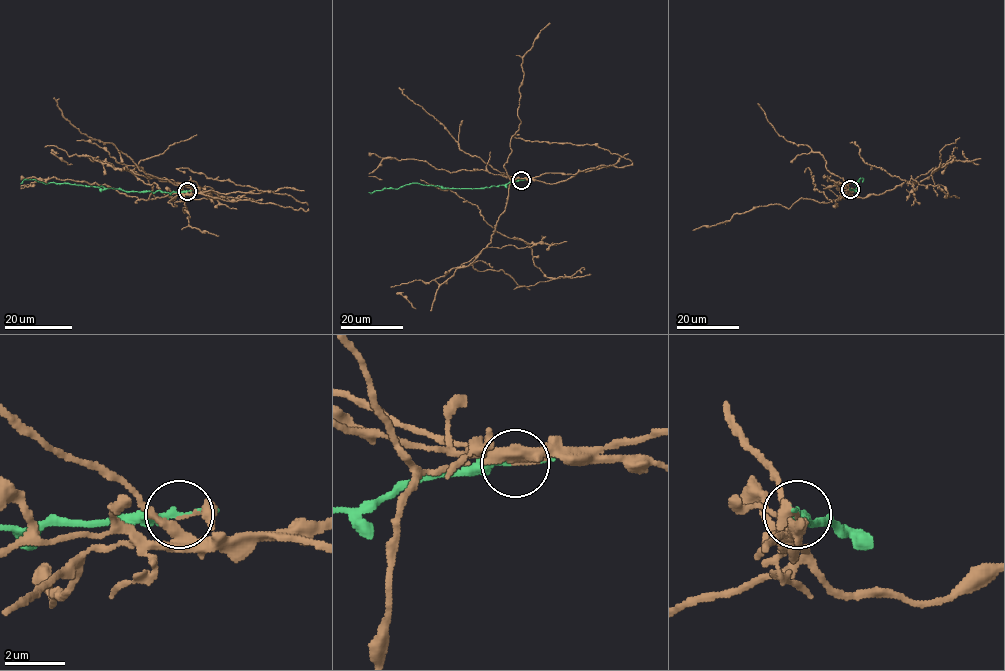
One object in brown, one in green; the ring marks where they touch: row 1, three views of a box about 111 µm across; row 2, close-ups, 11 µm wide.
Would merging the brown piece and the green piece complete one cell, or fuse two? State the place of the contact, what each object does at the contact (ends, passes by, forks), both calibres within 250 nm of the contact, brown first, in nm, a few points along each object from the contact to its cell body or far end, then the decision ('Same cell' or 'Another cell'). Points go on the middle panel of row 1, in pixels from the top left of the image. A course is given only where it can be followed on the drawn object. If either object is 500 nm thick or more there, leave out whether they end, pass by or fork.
Place: (521, 180). At the ring brown ends. At the ring green passes by. Thickness 150 nm (brown) against 180 nm. Course of brown: (521, 180), (509, 184), (491, 241), (465, 266), (485, 248), (533, 245), (500, 234), (475, 205), (420, 180). Course of green: (521, 180), (488, 188), (463, 188), (409, 183), (398, 188), (369, 192). Another cell

